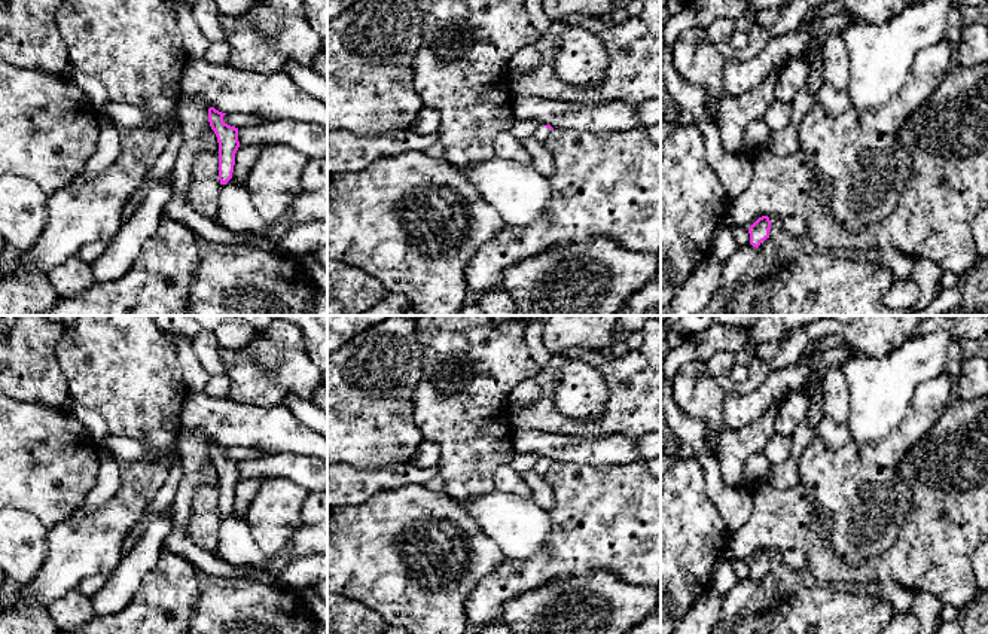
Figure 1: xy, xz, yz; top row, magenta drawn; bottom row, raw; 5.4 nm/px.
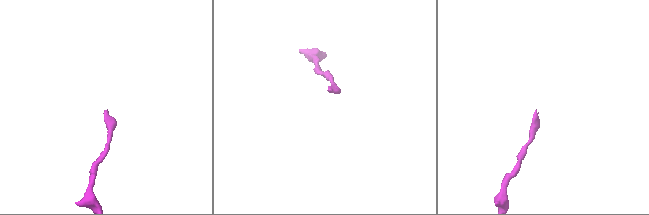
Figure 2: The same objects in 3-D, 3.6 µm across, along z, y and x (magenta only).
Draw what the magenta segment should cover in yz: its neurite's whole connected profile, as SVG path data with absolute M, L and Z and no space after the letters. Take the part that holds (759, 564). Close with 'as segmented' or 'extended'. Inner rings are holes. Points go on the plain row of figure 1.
M768 549L759 551L750 561L750 577L759 580L762 574L769 571L771 554Z | as segmented

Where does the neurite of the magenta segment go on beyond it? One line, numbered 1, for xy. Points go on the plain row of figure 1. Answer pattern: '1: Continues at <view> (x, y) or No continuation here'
1: No continuation here

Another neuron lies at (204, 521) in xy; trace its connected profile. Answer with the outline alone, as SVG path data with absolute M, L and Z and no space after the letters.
M219 485L199 487L192 499L189 534L202 551L219 555Z

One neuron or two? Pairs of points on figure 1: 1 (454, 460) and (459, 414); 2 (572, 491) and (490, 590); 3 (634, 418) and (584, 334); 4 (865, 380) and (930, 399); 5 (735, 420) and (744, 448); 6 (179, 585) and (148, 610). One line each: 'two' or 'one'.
1: one
2: one
3: two
4: two
5: two
6: one

